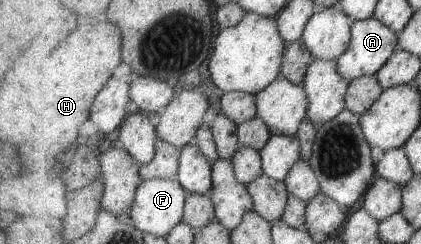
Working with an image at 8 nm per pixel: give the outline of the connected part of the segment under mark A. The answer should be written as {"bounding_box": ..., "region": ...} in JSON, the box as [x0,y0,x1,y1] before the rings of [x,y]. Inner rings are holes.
{"bounding_box":[337,17,399,82],"region":[[[374,17],[356,21],[355,25],[352,26],[351,45],[337,60],[340,74],[349,82],[363,76],[375,76],[380,69],[384,68],[384,64],[392,58],[392,54],[399,49],[399,40],[396,30],[392,30],[390,26],[386,26],[384,22],[380,22]]]}

